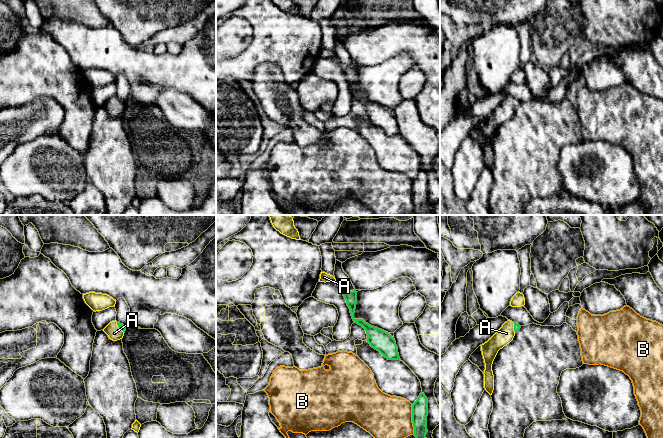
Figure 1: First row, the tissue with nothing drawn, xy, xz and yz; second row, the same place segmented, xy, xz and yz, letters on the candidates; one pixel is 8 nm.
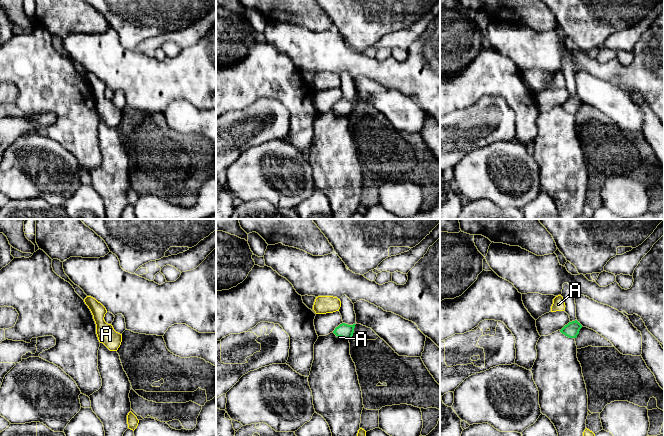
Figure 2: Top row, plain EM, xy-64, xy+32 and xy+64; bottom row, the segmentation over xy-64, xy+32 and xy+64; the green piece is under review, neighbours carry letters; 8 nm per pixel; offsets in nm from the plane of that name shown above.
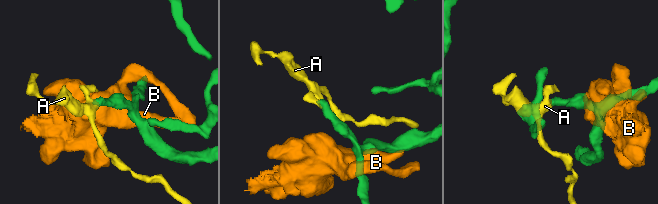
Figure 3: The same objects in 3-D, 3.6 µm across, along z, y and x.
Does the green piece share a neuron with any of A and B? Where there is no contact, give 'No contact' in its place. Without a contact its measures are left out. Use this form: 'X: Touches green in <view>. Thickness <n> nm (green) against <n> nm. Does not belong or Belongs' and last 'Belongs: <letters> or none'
A: Touches green in xy. Thickness 50 nm (green) against 120 nm. Belongs
B: Touches green in xz. Thickness 130 nm (green) against 360 nm. Does not belong
Belongs: A

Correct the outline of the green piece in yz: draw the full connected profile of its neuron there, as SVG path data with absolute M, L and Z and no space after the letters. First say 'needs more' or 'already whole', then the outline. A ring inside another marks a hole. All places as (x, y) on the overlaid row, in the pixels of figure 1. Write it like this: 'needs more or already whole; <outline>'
needs more; M508 320L502 327L484 344L481 345L481 351L485 363L484 370L484 388L492 395L494 390L494 375L492 371L493 361L500 349L509 344L515 333L521 328L518 323Z

